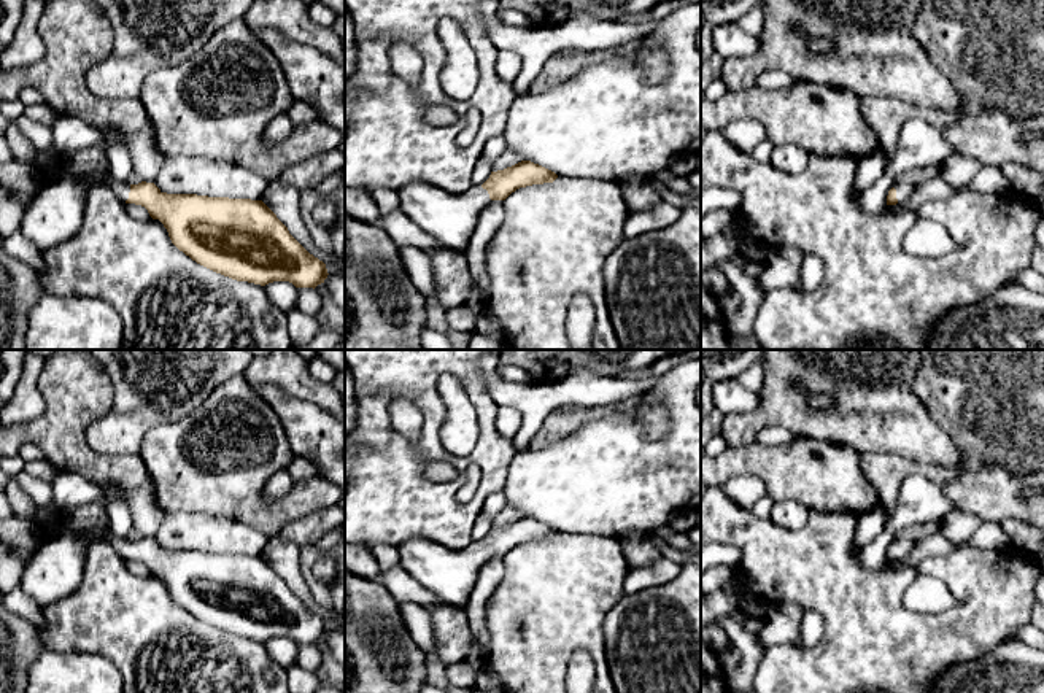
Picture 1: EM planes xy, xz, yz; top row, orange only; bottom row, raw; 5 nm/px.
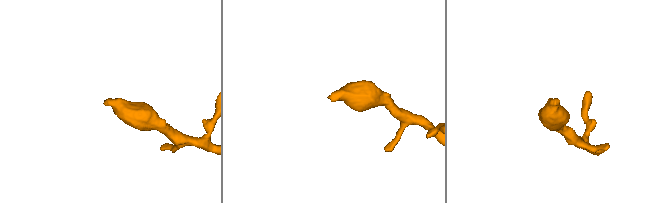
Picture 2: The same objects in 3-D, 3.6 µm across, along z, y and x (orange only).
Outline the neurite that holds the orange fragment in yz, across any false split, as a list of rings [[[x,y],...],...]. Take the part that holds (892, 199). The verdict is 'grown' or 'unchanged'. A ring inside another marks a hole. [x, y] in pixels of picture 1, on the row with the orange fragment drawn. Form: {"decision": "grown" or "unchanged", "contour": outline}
{"decision": "grown", "contour": [[[899,181],[896,183],[887,196],[887,205],[896,205],[898,202],[904,202],[911,197],[914,192],[915,184],[907,183],[907,181]]]}

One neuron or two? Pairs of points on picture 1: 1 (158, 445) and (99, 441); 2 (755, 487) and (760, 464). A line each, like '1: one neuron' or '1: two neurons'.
1: two neurons
2: two neurons

